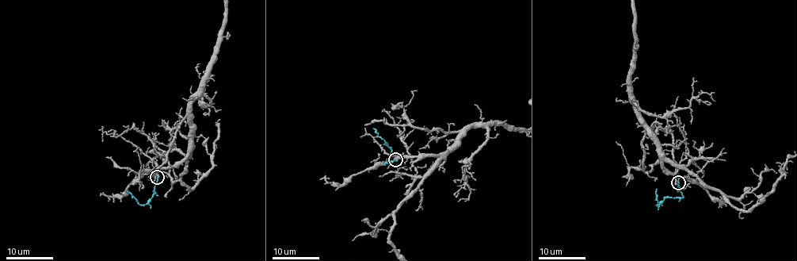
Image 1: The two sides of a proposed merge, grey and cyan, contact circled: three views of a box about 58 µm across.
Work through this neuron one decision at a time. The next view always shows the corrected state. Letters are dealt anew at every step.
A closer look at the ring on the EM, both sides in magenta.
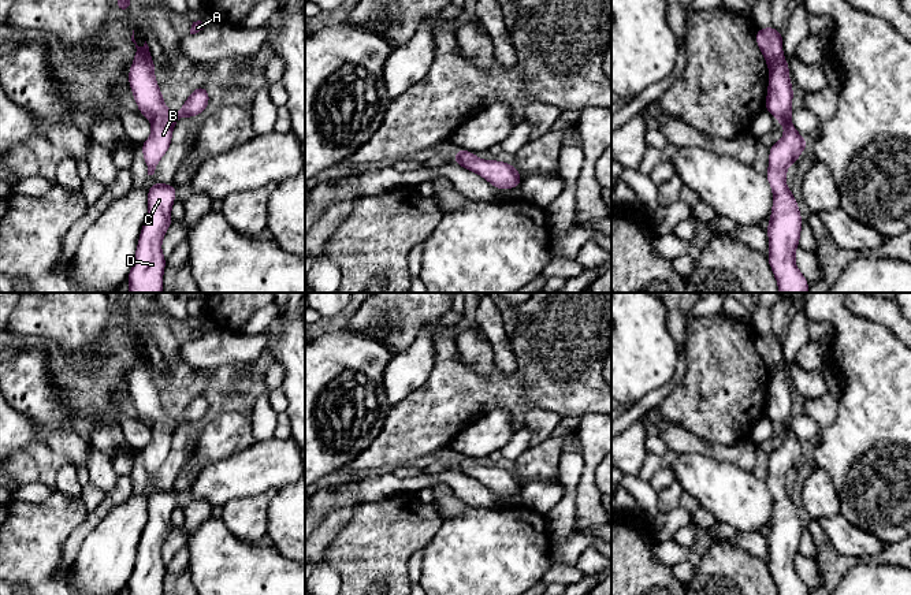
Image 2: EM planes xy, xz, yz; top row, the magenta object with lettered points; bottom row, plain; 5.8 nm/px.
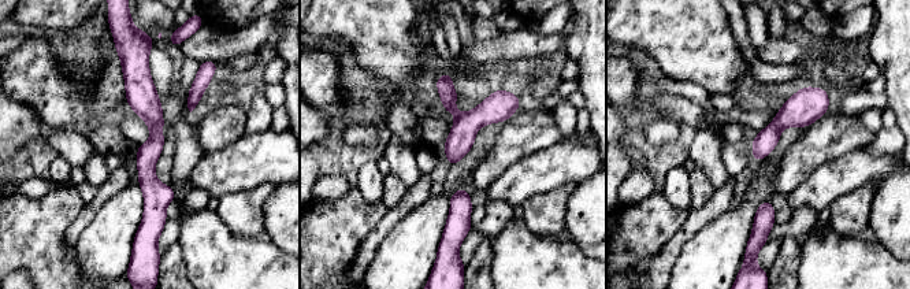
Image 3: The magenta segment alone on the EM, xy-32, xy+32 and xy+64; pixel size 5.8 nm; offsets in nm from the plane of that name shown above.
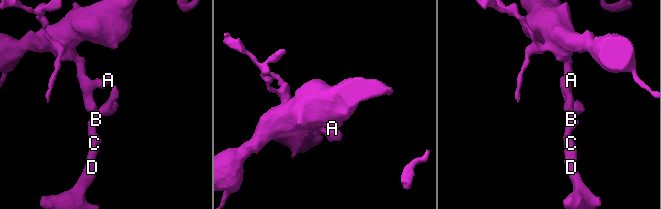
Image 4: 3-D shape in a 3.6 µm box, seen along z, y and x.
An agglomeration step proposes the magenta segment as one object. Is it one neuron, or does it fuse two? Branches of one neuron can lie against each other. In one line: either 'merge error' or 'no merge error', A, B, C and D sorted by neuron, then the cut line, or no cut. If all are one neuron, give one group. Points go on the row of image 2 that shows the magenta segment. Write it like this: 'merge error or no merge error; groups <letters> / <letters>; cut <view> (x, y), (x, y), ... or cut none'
no merge error; groups A B C D; cut none

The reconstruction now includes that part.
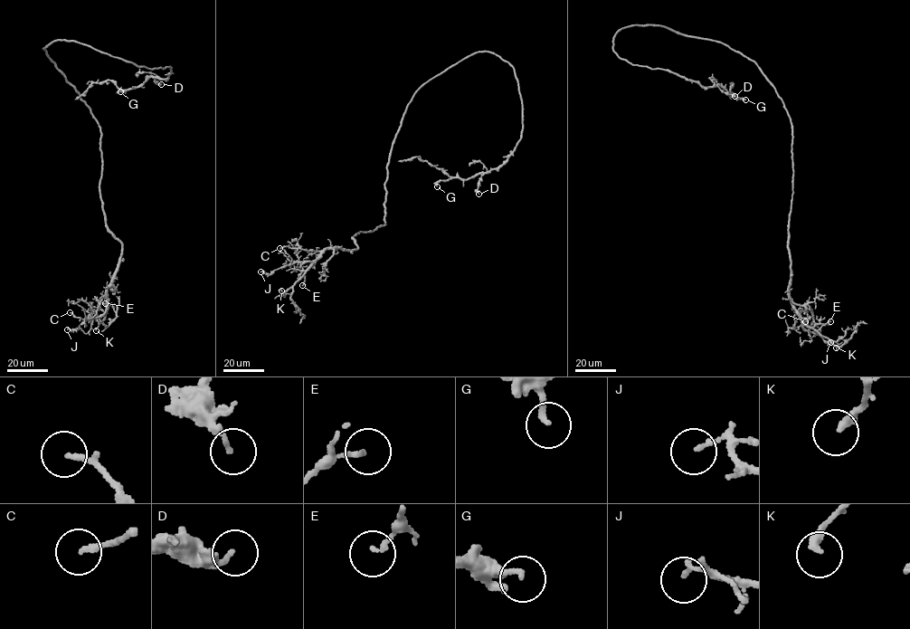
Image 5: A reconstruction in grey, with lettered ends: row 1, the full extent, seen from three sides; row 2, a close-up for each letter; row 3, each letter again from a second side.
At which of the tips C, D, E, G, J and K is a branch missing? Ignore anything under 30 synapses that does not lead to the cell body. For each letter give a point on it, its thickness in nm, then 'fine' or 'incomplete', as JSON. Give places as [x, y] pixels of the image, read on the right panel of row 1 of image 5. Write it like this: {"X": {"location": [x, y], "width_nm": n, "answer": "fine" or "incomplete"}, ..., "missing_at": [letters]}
{"C": {"location": [805, 321], "width_nm": 170, "answer": "fine"}, "D": {"location": [734, 96], "width_nm": 180, "answer": "fine"}, "E": {"location": [830, 321], "width_nm": 140, "answer": "fine"}, "G": {"location": [745, 100], "width_nm": 170, "answer": "fine"}, "J": {"location": [830, 342], "width_nm": 140, "answer": "fine"}, "K": {"location": [836, 347], "width_nm": 280, "answer": "fine"}, "missing_at": []}

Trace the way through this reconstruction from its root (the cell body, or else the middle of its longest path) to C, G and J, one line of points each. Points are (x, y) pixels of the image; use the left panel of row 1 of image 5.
C: (46, 53), (99, 128), (99, 197), (107, 230), (122, 245), (118, 271), (97, 313), (88, 319), (70, 312)
G: (46, 53), (42, 48), (62, 40), (139, 67), (171, 67), (166, 79), (149, 77), (120, 91)
J: (46, 53), (99, 128), (99, 197), (107, 230), (122, 245), (106, 310), (67, 329)

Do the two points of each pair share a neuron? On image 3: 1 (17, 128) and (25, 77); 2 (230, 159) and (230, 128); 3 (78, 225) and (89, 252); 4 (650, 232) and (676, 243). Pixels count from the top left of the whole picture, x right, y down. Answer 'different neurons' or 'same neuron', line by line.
1: different neurons
2: different neurons
3: different neurons
4: different neurons

